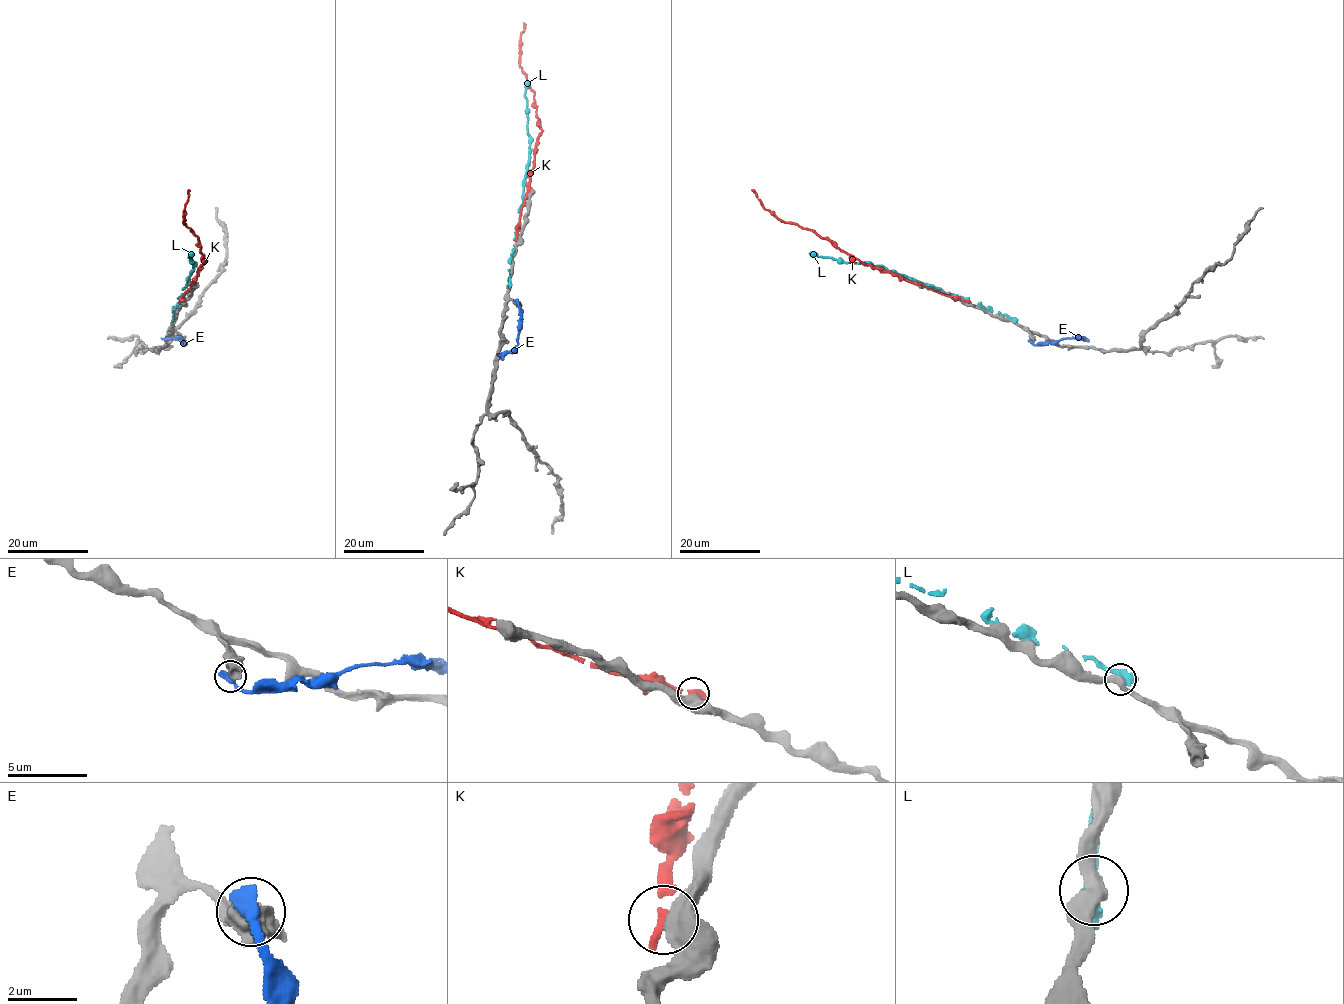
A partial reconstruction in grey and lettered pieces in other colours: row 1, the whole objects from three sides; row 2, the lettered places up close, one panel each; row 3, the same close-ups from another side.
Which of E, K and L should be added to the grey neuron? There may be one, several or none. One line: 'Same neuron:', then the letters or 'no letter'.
Same neuron: no letter

